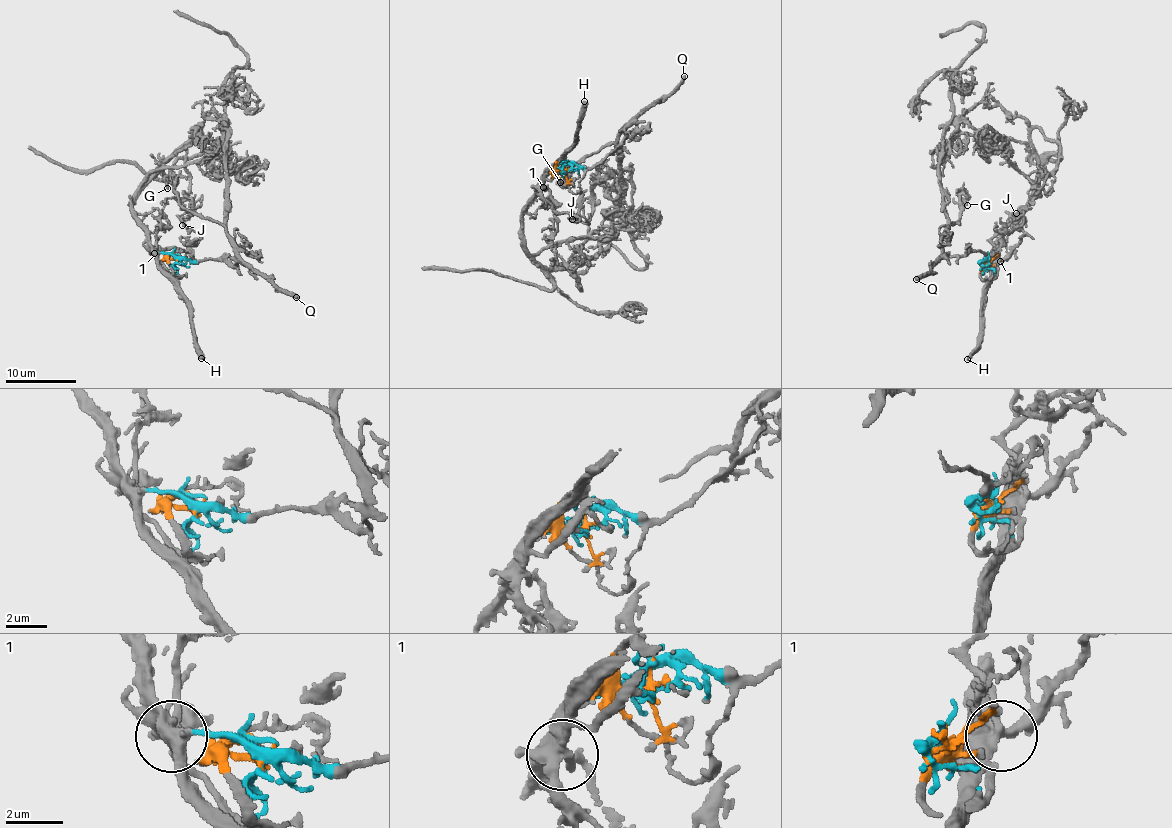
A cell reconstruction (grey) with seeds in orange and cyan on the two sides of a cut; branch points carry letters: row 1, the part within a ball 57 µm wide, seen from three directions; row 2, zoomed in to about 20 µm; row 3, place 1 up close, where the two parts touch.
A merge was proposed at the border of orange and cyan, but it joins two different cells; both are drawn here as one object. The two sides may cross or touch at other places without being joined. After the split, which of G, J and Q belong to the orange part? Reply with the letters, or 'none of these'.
J

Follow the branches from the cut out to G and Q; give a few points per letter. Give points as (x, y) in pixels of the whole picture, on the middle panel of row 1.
G: (564, 165), (601, 164), (623, 140), (625, 127), (618, 140), (584, 155), (565, 183), (559, 185), (560, 181)
Q: (564, 165), (582, 167), (601, 164), (623, 140), (628, 126), (645, 110), (671, 95), (684, 75)

